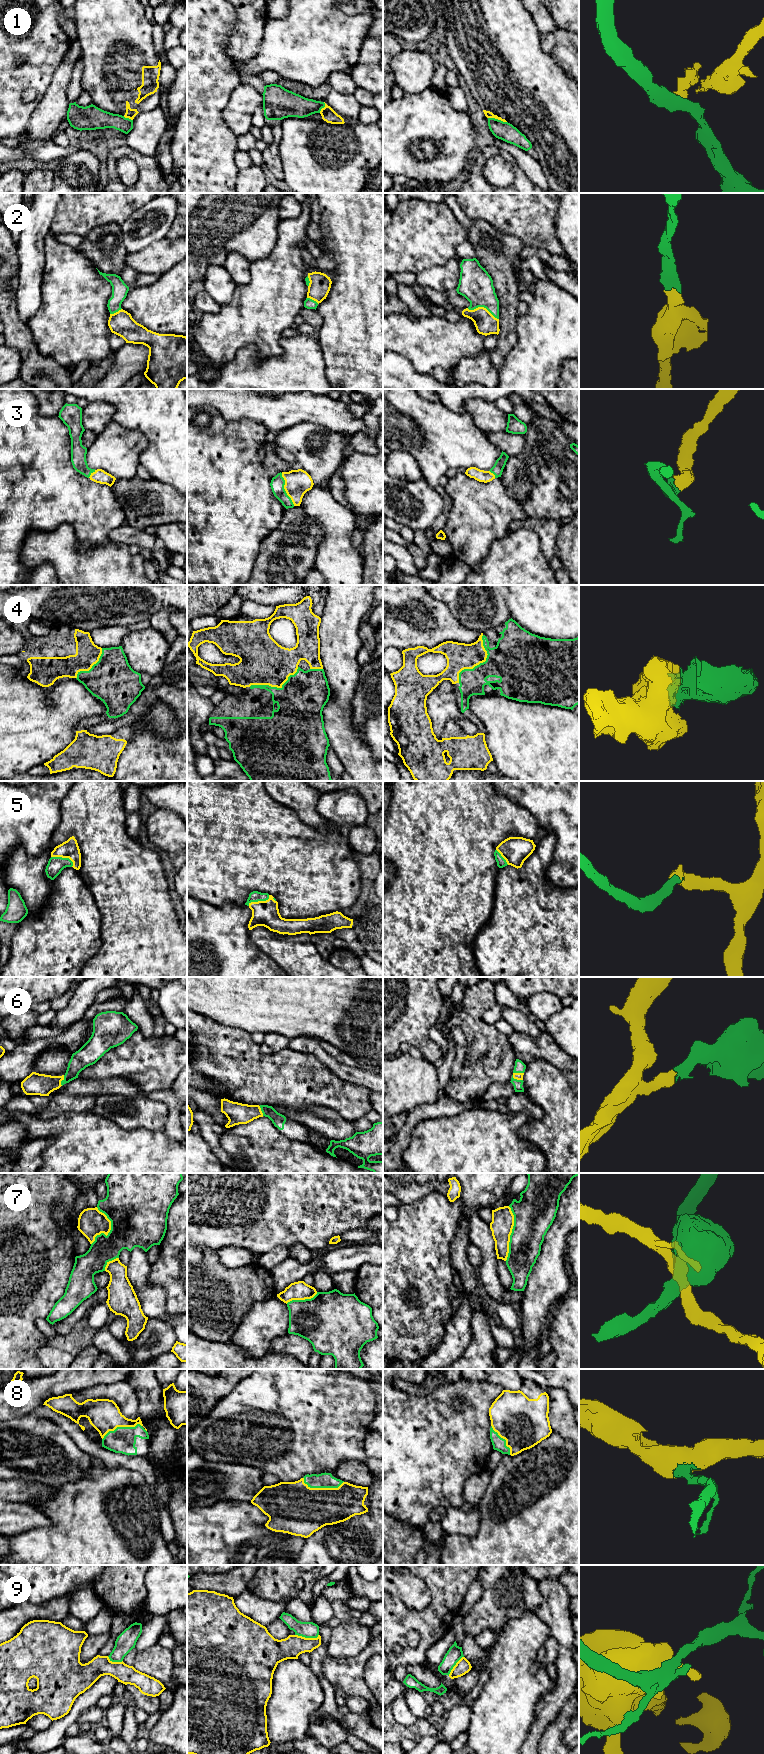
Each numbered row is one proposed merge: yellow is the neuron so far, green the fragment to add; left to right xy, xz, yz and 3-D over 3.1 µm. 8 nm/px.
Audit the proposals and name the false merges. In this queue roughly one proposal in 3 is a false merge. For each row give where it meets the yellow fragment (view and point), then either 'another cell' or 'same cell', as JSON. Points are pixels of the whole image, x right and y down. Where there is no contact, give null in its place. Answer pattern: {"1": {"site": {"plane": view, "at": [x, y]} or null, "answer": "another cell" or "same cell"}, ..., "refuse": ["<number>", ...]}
{"1": {"site": {"plane": "yz", "at": [497, 118]}, "answer": "another cell"}, "2": {"site": {"plane": "yz", "at": [483, 307]}, "answer": "same cell"}, "3": {"site": {"plane": "xz", "at": [284, 488]}, "answer": "same cell"}, "4": {"site": {"plane": "yz", "at": [480, 662]}, "answer": "same cell"}, "5": {"site": {"plane": "xy", "at": [63, 857]}, "answer": "same cell"}, "6": {"site": {"plane": "yz", "at": [517, 1079]}, "answer": "same cell"}, "7": {"site": {"plane": "yz", "at": [511, 1232]}, "answer": "another cell"}, "8": {"site": {"plane": "xz", "at": [321, 1488]}, "answer": "same cell"}, "9": {"site": {"plane": "xz", "at": [307, 1638]}, "answer": "another cell"}, "refuse": ["1", "7", "9"]}

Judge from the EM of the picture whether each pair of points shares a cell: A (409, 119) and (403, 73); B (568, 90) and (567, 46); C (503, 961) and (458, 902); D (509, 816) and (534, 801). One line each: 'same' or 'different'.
A: different
B: different
C: different
D: different

